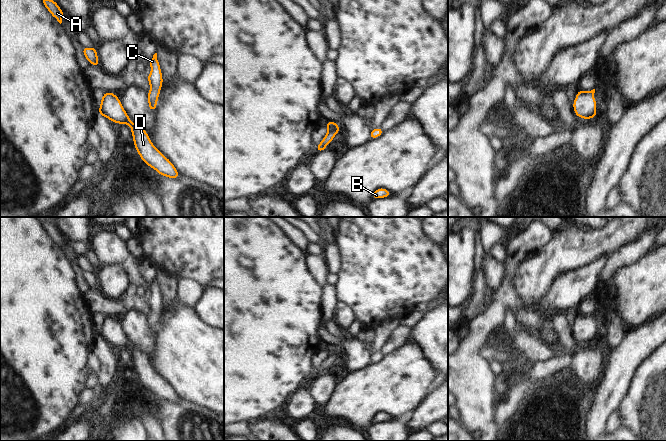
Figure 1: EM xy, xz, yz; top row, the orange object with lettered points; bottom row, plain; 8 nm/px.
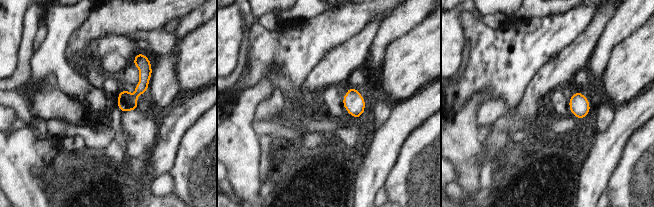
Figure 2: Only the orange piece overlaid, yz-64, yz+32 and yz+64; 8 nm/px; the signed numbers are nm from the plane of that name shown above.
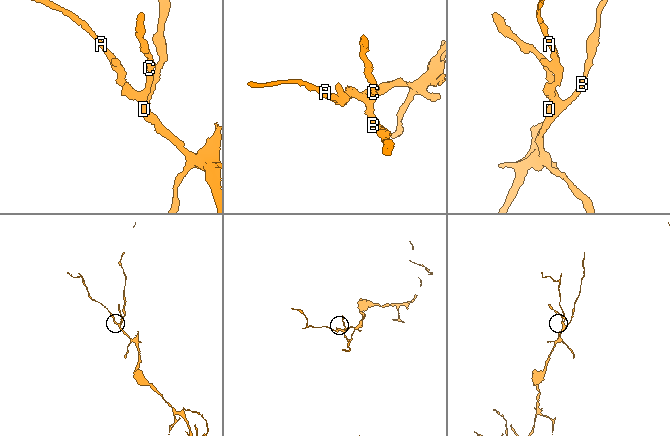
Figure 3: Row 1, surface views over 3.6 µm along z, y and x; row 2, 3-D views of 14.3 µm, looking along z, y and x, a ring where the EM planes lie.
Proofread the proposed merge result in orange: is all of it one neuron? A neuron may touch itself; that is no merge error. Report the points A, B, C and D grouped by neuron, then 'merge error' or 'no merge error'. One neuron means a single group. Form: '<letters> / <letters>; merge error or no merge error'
A B C D; no merge error

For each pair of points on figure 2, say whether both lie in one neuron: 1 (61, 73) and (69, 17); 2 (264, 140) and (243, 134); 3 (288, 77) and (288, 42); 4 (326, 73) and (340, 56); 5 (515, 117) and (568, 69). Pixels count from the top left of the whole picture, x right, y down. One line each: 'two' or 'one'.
1: one
2: two
3: one
4: one
5: one

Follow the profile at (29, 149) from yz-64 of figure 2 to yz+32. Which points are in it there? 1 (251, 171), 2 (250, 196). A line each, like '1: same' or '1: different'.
1: same
2: same

